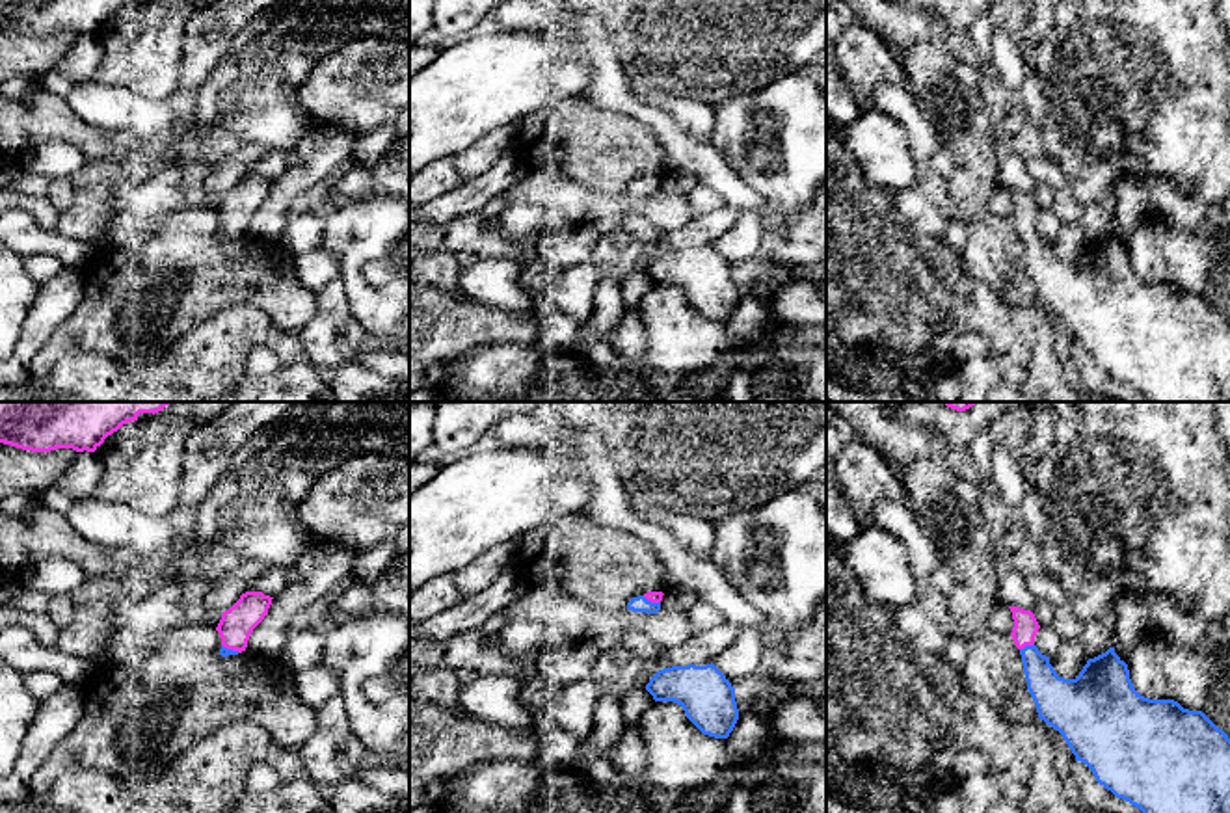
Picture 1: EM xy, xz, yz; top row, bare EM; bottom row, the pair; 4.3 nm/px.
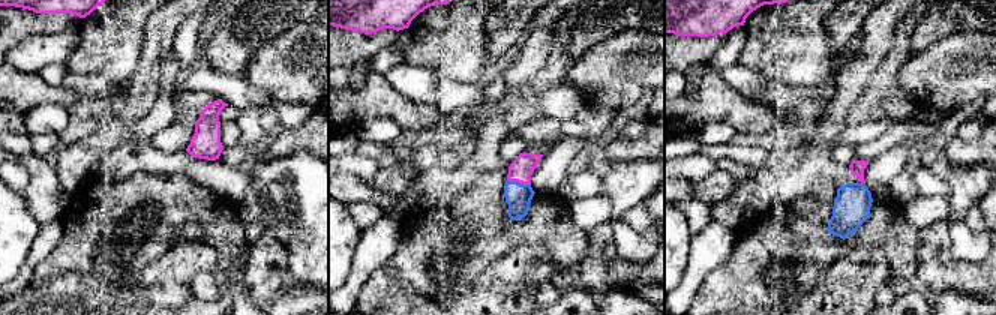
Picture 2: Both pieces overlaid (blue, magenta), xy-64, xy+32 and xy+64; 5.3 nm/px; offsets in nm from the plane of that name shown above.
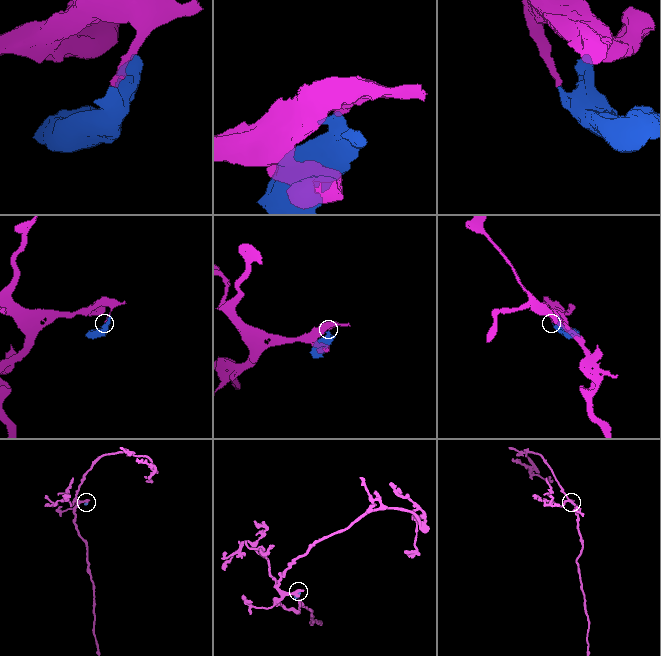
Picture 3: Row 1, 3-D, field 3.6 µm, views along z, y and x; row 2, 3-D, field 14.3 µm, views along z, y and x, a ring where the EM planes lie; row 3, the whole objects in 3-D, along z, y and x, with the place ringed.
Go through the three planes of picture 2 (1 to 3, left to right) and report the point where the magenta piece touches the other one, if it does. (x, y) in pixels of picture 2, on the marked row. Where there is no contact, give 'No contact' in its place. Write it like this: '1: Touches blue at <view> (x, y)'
1: No contact
2: Touches blue at xy+32 (519, 183)
3: No contact

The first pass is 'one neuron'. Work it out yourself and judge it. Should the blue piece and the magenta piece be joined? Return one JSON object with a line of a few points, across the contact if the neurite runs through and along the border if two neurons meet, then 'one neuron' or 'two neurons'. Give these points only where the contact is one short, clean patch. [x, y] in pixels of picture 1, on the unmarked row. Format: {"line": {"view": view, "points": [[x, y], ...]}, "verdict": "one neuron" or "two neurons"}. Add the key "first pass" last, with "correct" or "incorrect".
{"line": {"view": "yz", "points": [[1054, 279], [1042, 266], [1026, 229], [1026, 209]]}, "verdict": "one neuron", "first pass": "correct"}

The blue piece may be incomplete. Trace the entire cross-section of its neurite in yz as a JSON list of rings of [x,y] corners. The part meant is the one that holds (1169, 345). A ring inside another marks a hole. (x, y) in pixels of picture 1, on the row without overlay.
[[[1009,192],[1014,203],[1010,220],[1038,301],[1063,318],[1076,344],[1085,346],[1100,368],[1148,402],[1230,402],[1230,322],[1223,313],[1202,294],[1141,279],[1115,231],[1089,242],[1076,262],[1059,260],[1050,240],[1035,229],[1040,212],[1035,197]]]

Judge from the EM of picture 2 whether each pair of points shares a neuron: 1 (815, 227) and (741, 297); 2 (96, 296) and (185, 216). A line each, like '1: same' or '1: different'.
1: same
2: different

